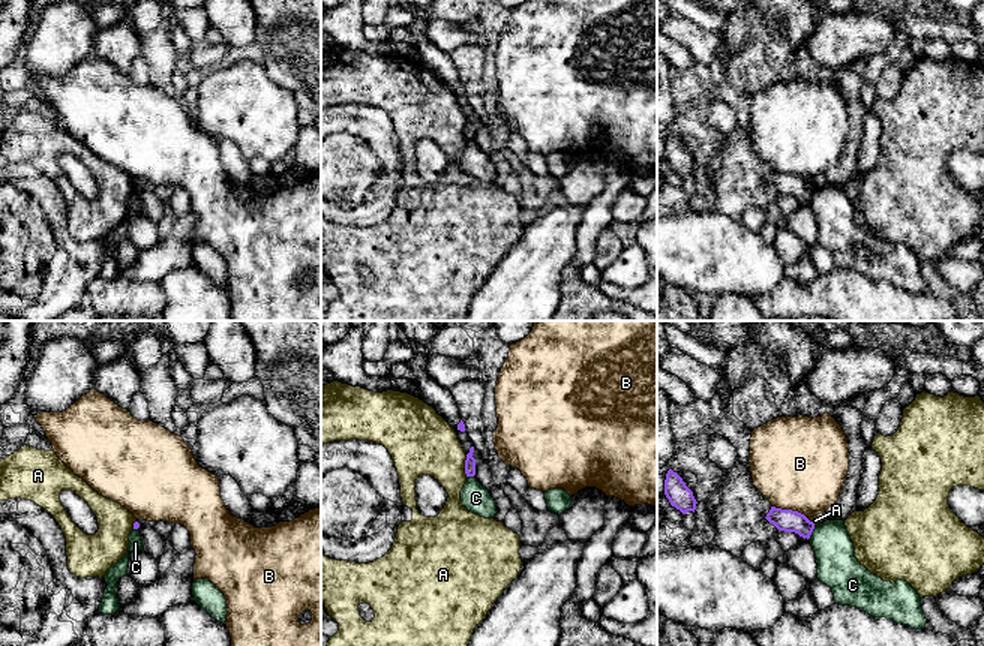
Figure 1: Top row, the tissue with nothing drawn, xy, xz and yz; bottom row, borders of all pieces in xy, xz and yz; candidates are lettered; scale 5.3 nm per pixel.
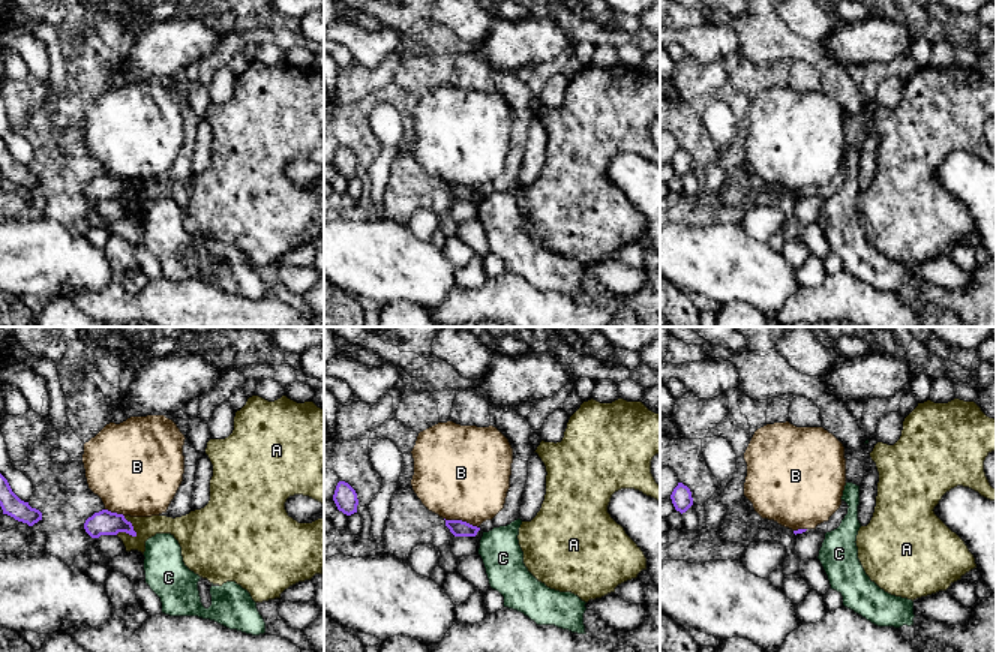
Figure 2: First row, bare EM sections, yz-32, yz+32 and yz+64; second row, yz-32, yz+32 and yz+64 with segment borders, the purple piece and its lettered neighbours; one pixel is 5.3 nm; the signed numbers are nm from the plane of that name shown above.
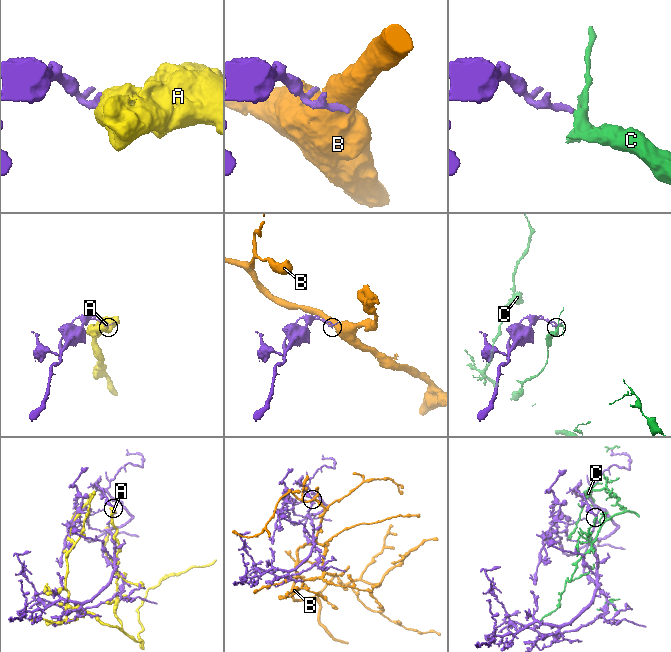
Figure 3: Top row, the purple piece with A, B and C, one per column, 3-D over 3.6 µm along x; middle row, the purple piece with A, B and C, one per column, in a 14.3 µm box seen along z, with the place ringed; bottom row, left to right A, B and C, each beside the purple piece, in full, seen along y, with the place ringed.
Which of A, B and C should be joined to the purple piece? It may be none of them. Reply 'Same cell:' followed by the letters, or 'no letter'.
Same cell: no letter

